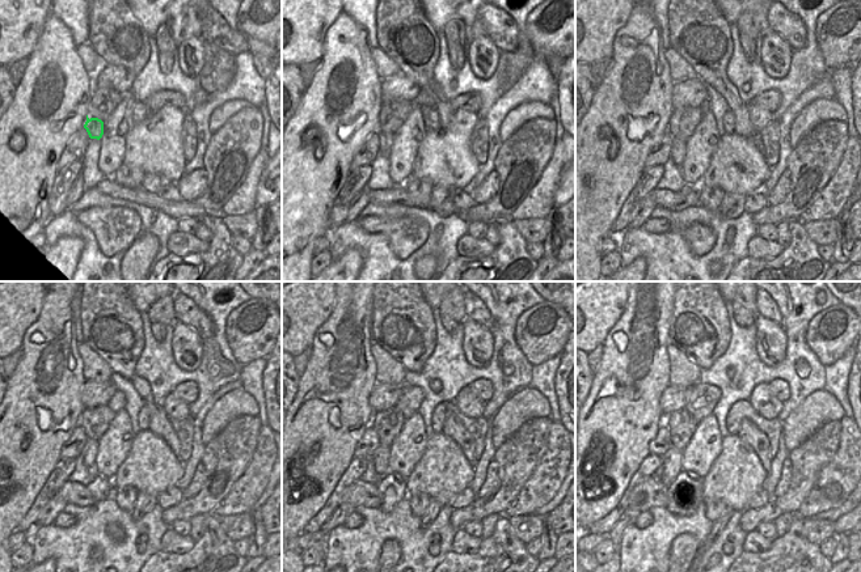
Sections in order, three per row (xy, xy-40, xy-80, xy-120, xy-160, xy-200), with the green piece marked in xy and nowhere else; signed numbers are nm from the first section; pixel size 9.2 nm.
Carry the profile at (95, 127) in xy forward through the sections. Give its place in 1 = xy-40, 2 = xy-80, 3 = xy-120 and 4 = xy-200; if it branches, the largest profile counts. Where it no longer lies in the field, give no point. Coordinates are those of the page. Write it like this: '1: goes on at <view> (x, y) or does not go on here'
1: goes on at xy-40 (385, 139)
2: goes on at xy-80 (678, 151)
3: goes on at xy-120 (89, 452)
4: goes on at xy-200 (671, 461)

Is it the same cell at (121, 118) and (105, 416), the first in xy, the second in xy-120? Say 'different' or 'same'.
different

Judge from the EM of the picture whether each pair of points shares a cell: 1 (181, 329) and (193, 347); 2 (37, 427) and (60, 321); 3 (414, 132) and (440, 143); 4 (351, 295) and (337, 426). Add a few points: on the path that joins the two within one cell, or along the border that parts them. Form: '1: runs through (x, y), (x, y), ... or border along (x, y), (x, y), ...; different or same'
1: runs through (181, 333), (189, 343); same
2: runs through (34, 395), (33, 346), (28, 340), (29, 334); same
3: border along (427, 130), (412, 165); different
4: runs through (349, 327), (342, 343), (342, 393); same

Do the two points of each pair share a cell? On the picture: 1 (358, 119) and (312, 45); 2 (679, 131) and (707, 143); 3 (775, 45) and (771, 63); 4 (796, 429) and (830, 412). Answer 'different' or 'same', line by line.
1: different
2: different
3: same
4: same

